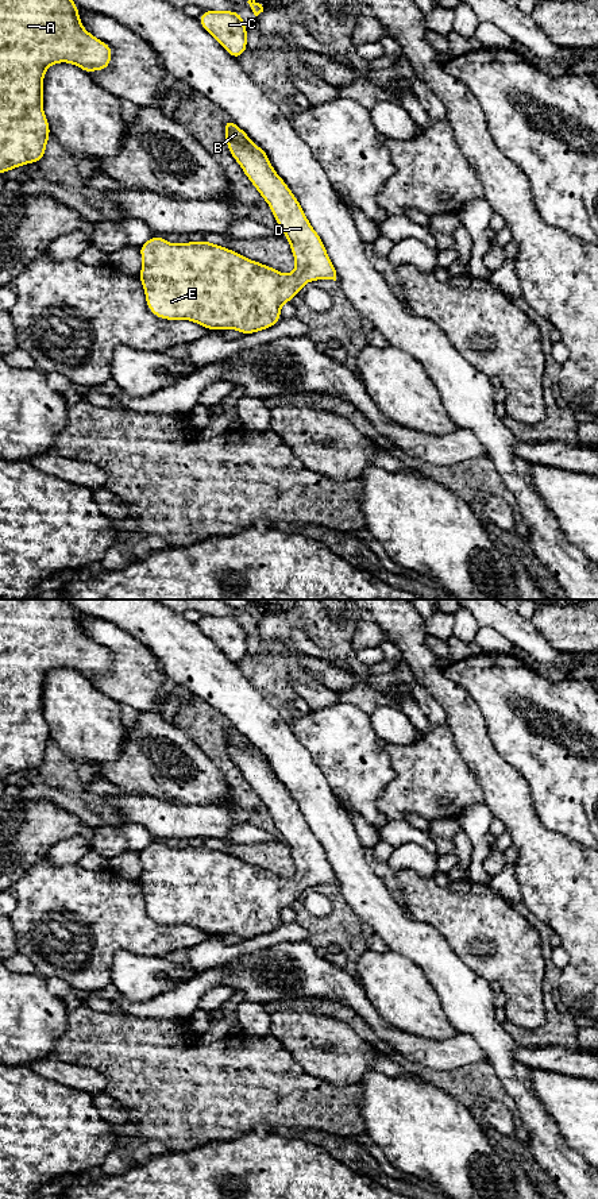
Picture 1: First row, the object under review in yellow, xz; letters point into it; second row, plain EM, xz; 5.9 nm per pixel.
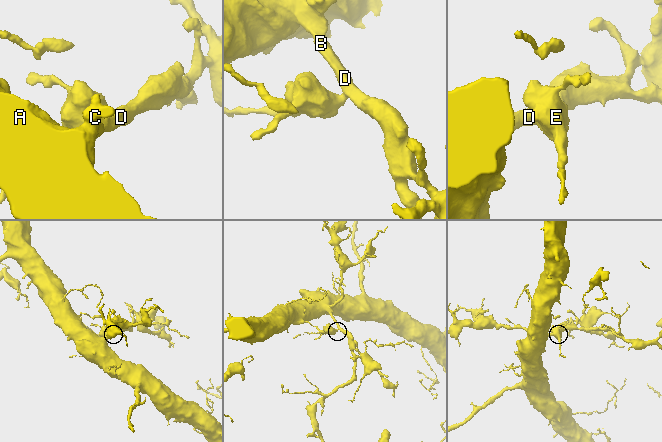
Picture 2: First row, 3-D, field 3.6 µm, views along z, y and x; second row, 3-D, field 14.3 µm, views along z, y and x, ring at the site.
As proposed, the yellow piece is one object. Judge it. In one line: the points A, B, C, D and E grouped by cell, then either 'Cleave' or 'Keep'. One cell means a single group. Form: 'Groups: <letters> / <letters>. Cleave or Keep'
Groups: A B C D E. Keep

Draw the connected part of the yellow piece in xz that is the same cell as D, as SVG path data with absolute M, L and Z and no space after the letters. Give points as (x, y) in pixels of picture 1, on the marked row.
M231 119L224 123L224 134L231 155L269 204L278 227L286 235L296 262L294 271L281 273L204 239L169 243L157 235L139 247L142 270L138 278L144 288L147 308L158 319L184 319L201 324L208 331L236 329L251 335L275 325L281 320L281 307L290 302L306 282L336 281L336 270L320 235L310 225L297 197L271 166L265 150Z

